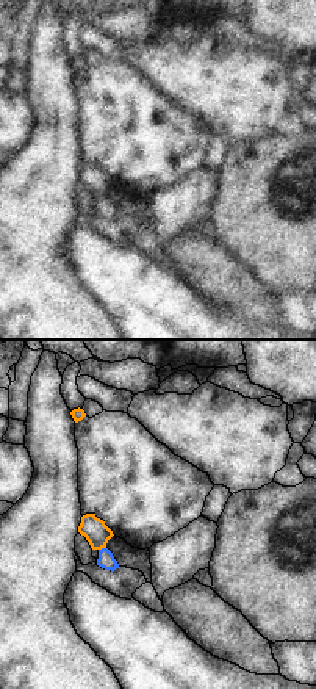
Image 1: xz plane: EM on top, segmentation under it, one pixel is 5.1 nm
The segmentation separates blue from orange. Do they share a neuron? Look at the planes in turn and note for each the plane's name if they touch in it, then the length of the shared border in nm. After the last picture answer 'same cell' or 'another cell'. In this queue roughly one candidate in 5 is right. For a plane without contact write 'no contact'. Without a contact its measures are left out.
meets blue in xz; contact 40 nm long

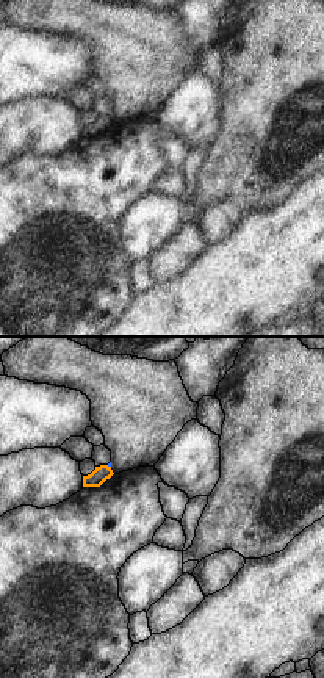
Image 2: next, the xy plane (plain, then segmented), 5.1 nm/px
no contact

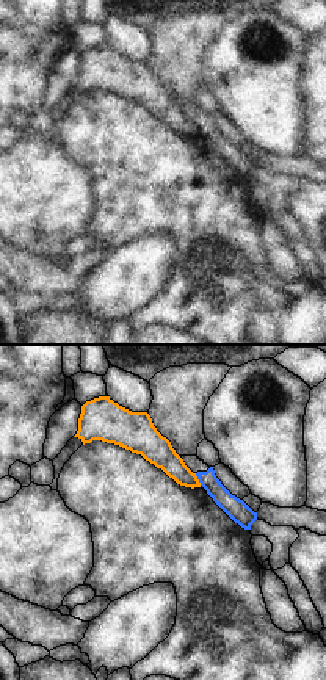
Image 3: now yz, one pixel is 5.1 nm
meets blue in yz; contact 70 nm long

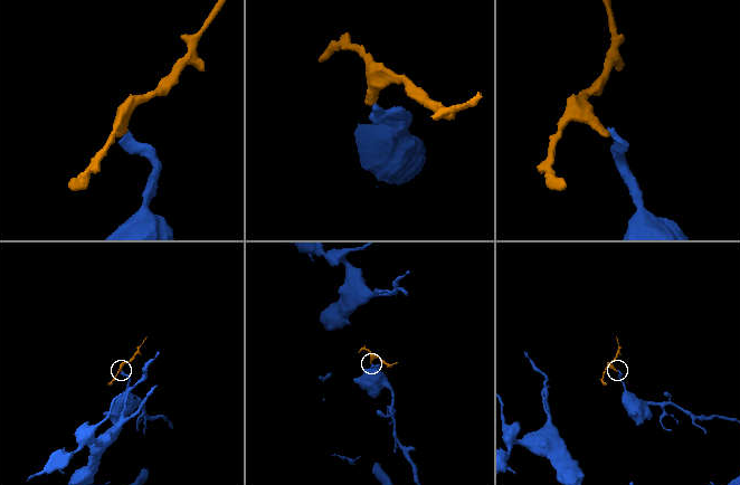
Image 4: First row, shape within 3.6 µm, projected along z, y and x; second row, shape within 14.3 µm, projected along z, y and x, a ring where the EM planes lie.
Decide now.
another cell

